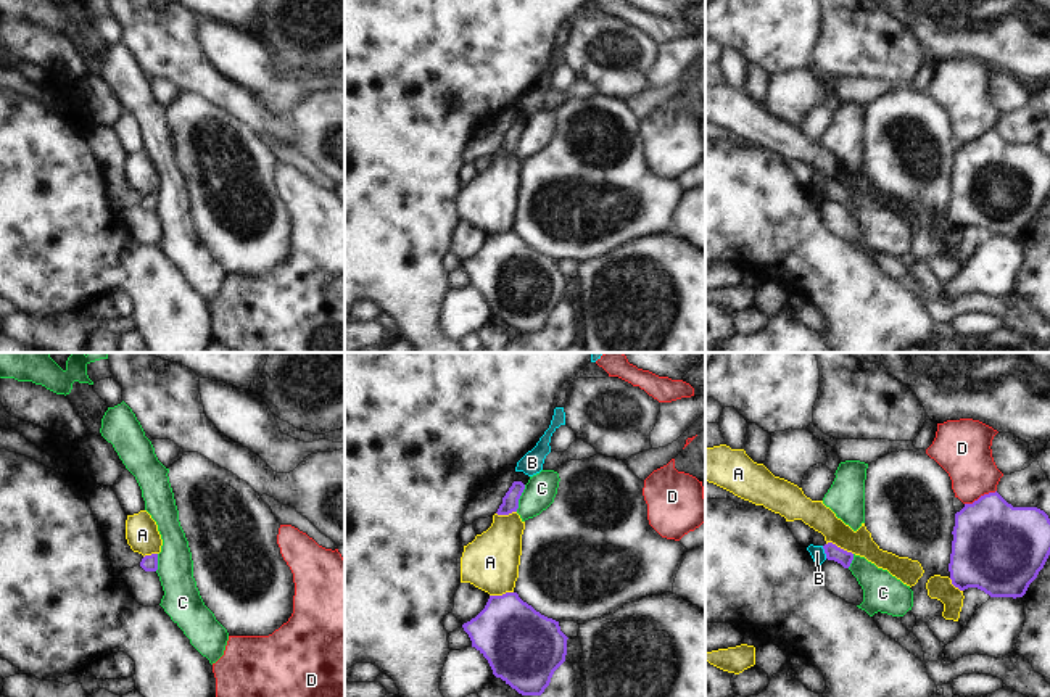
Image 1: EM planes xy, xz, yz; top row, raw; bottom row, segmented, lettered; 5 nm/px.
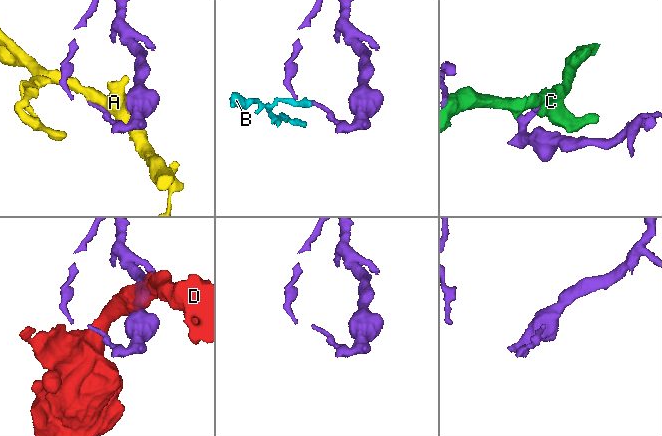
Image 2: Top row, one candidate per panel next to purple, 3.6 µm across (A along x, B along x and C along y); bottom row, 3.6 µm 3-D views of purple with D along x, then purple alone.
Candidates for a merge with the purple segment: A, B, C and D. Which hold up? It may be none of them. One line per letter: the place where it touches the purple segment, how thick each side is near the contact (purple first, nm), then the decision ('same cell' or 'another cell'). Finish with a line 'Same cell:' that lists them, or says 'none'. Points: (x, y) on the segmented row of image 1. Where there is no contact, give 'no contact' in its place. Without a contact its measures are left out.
A: yz (839, 548) | 80/140 nm | another cell
B: yz (825, 552) | 80/70 nm | another cell
C: xz (519, 498) | 80/160 nm | another cell
D: yz (981, 496) | 420/280 nm | another cell
Same cell: none

